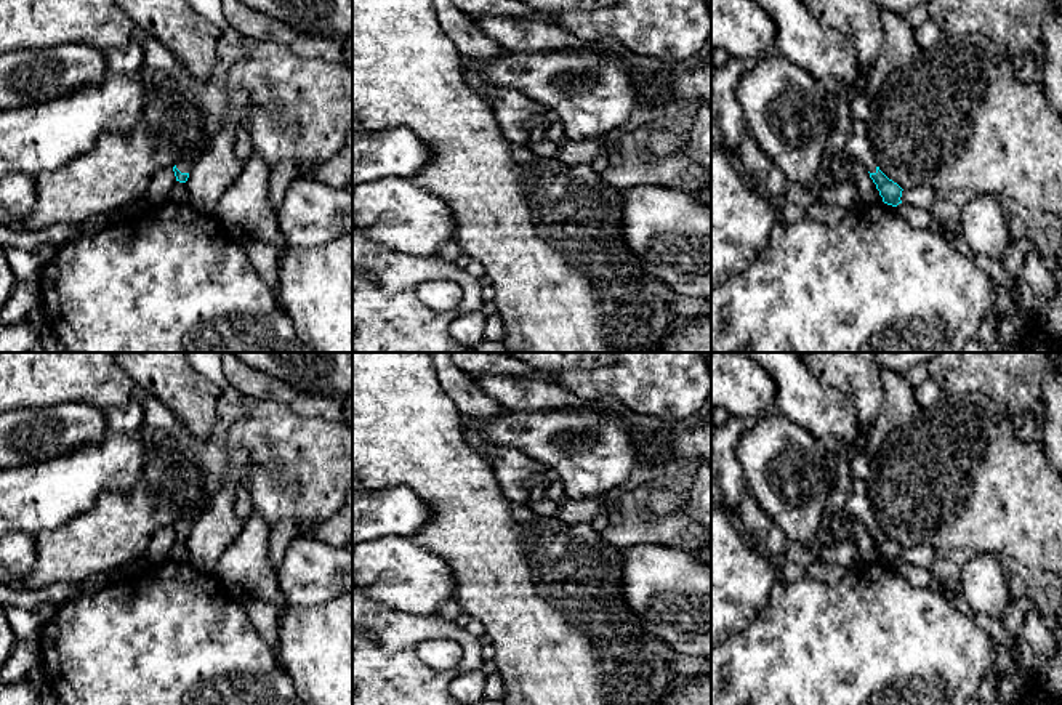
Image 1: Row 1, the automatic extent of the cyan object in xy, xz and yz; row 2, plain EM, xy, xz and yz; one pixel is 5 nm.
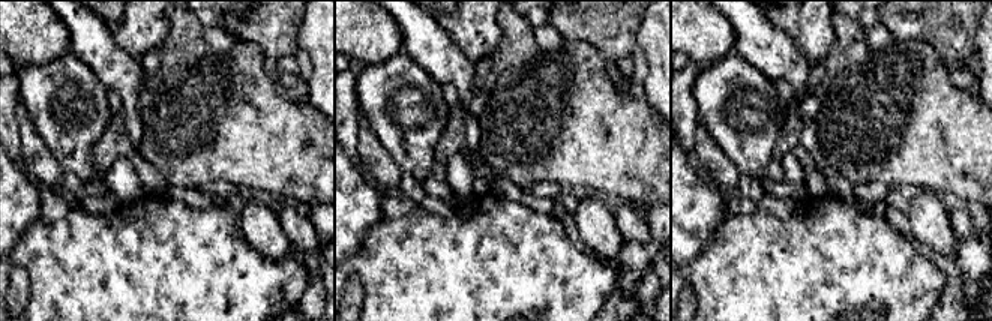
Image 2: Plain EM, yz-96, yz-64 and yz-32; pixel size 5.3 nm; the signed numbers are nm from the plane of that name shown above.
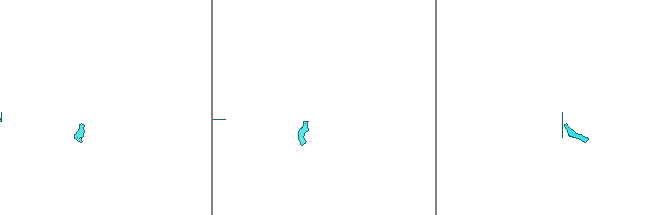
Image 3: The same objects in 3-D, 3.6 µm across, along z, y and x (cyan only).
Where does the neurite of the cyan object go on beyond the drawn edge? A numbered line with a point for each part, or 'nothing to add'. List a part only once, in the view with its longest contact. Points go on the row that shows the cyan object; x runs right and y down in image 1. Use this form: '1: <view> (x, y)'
1: xy (188, 159)

